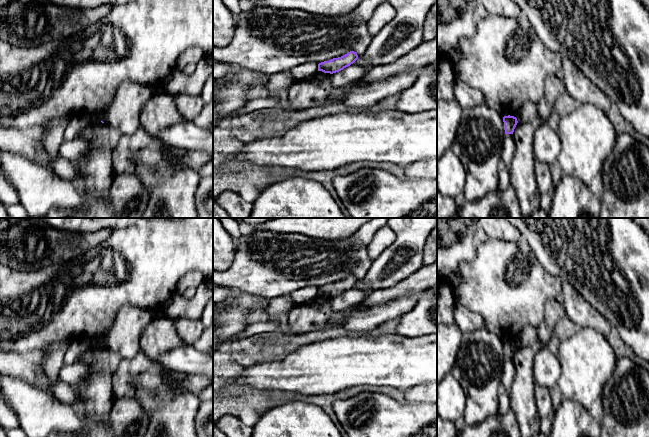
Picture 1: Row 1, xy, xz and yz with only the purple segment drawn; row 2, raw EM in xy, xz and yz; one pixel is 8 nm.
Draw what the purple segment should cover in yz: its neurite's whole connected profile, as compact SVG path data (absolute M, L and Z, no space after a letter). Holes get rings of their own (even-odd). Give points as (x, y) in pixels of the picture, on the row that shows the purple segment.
M504 116L503 117L503 122L504 122L504 130L505 134L513 134L514 129L518 123L517 118L514 116Z

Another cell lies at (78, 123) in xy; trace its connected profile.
M72 116L63 133L64 141L71 140L78 136L78 134L91 125L92 119L85 116Z

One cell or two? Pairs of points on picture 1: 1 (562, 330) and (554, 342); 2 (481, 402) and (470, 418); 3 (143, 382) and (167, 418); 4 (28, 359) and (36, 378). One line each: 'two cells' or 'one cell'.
1: one cell
2: one cell
3: one cell
4: one cell

